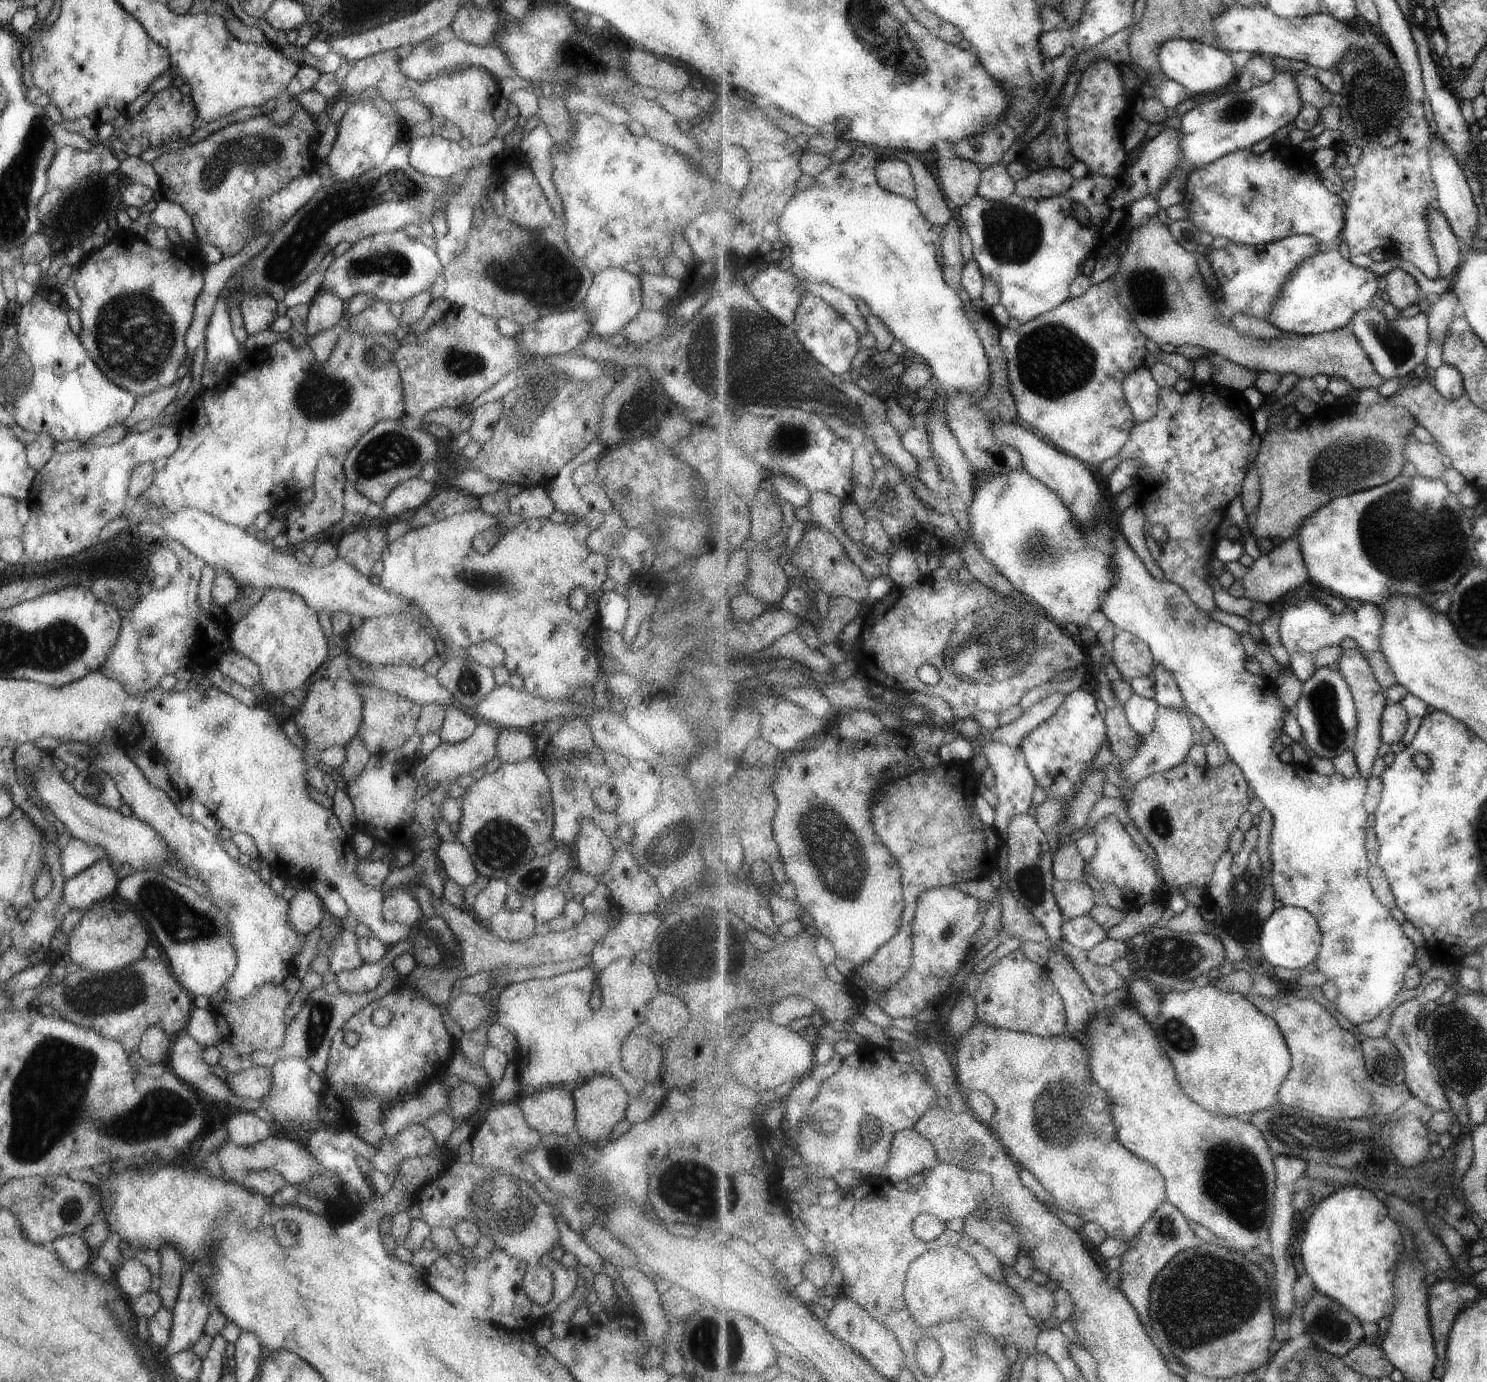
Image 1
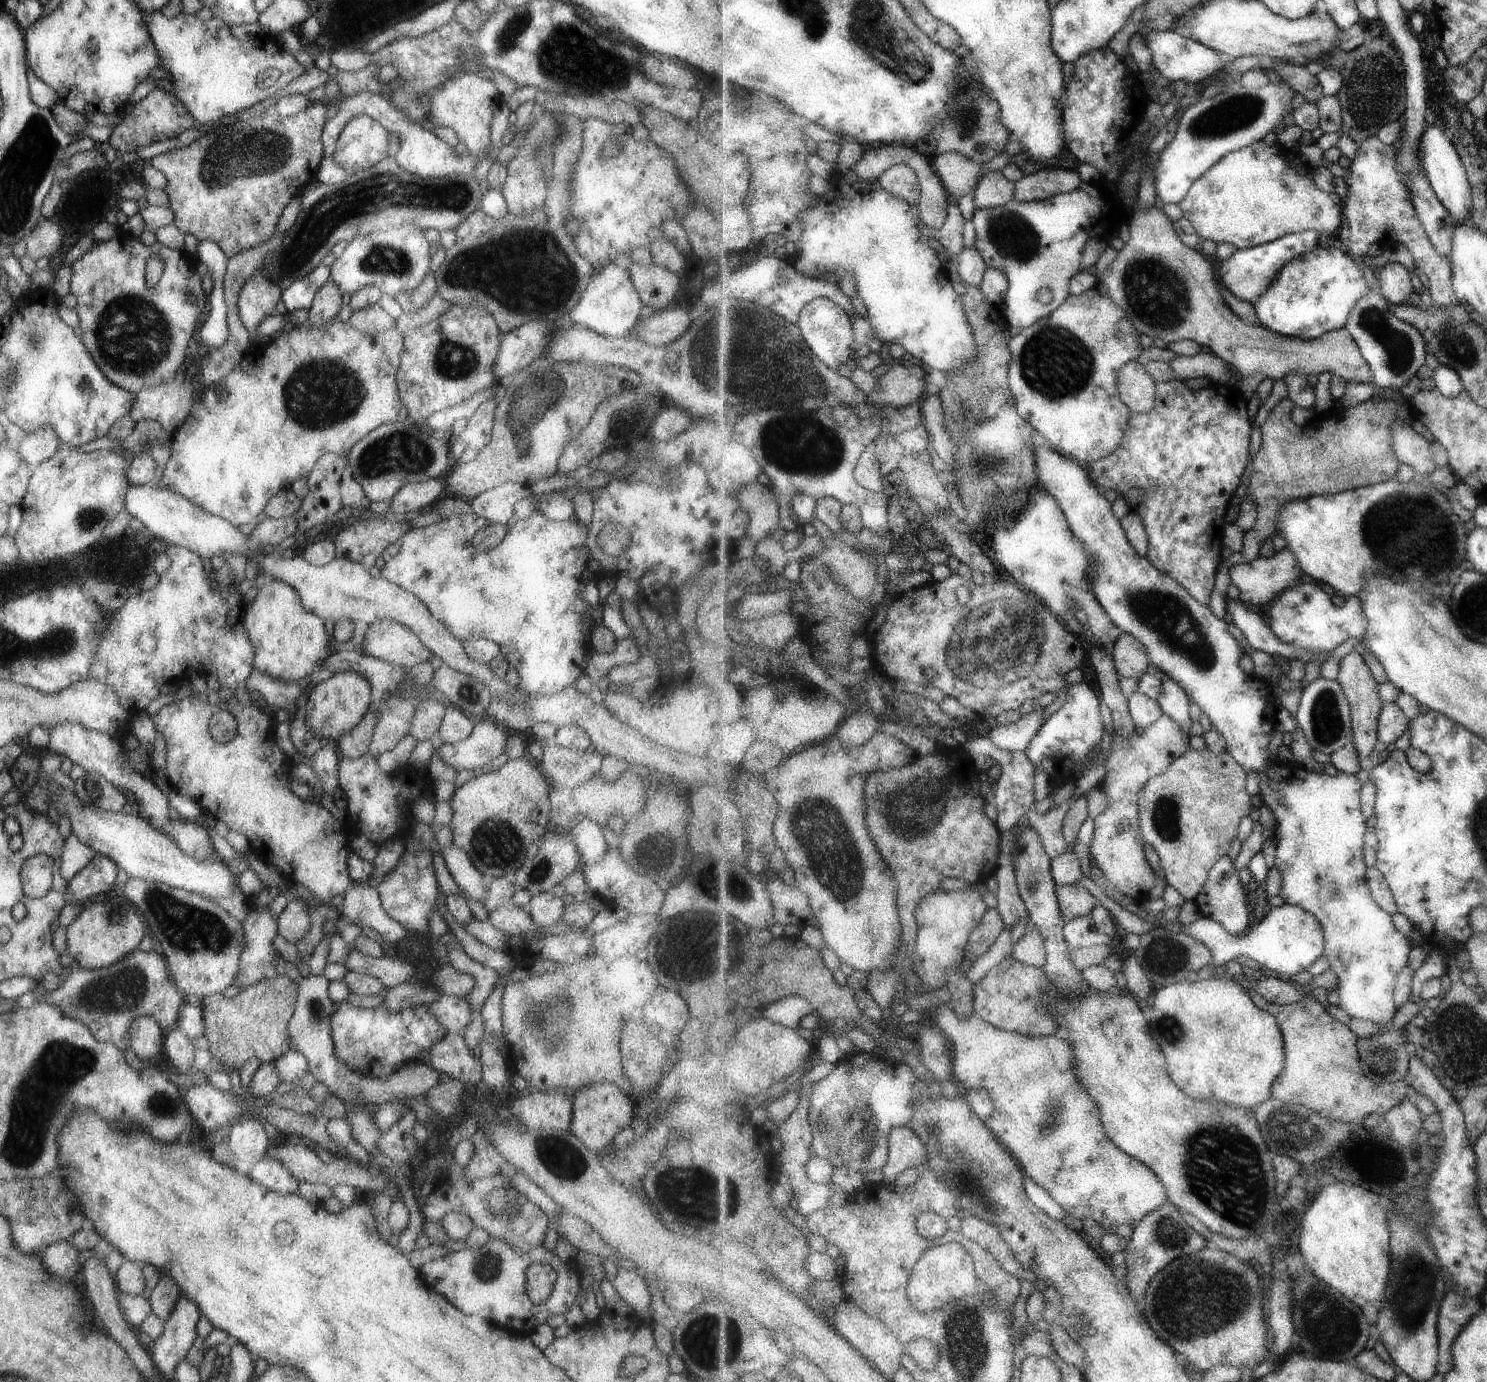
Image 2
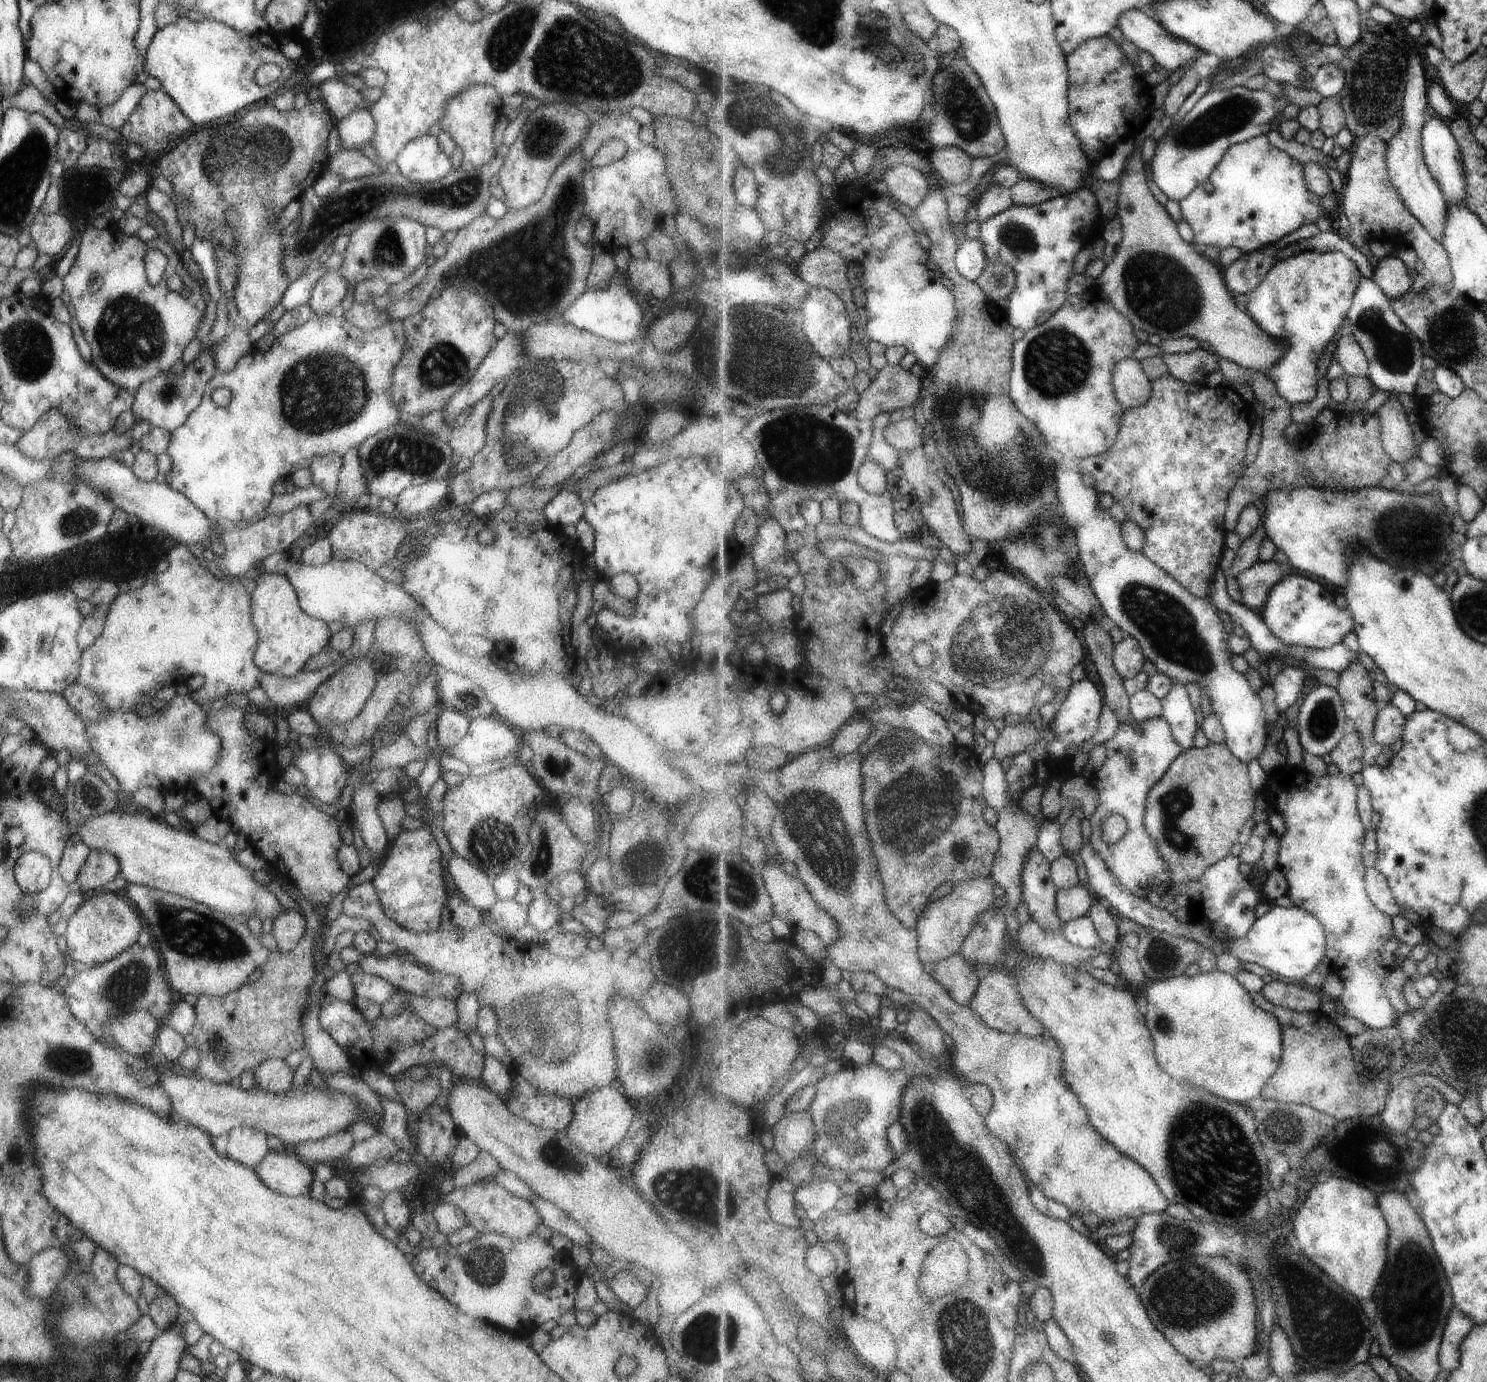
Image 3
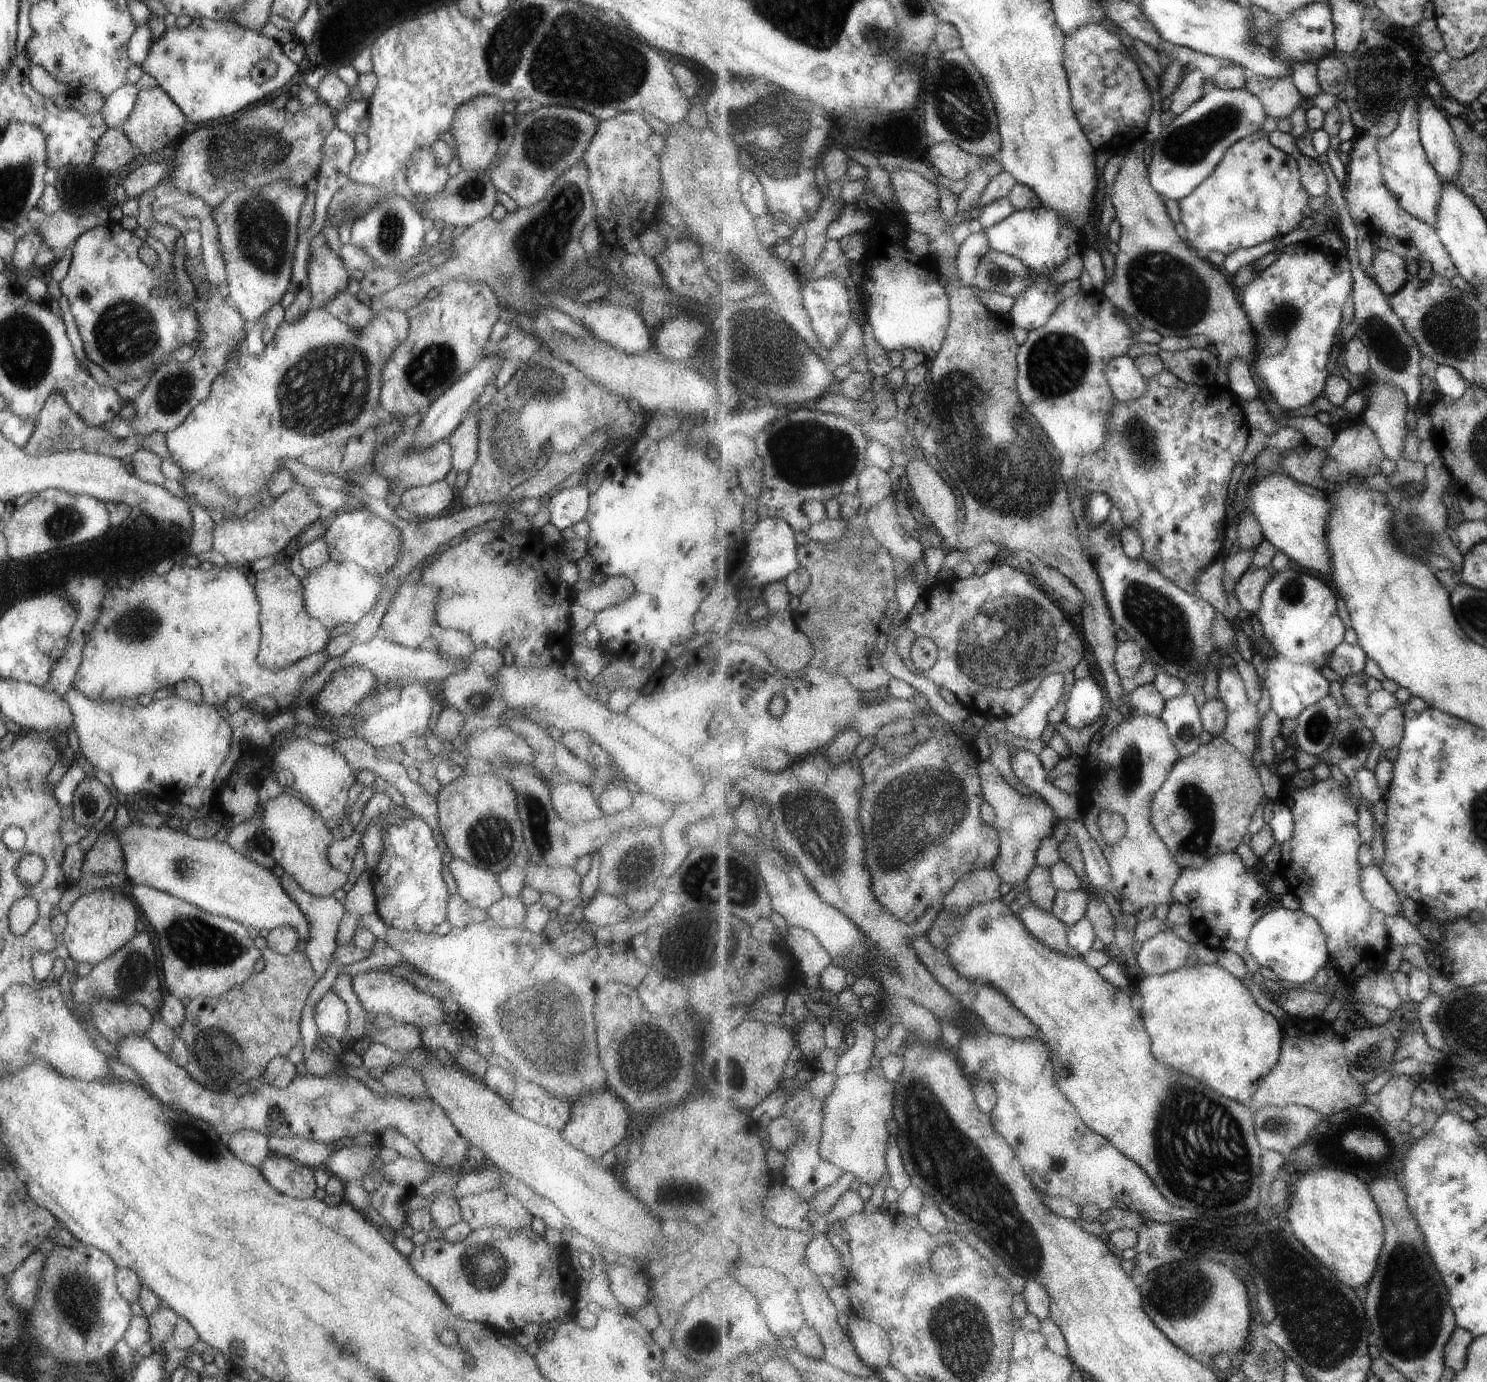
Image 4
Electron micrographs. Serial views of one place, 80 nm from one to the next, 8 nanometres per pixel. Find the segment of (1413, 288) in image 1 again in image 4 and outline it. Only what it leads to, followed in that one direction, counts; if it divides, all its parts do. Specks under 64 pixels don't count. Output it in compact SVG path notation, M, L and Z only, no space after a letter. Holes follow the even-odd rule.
M1374 251L1371 267L1368 270L1386 295L1401 291L1411 280L1405 260L1396 253Z

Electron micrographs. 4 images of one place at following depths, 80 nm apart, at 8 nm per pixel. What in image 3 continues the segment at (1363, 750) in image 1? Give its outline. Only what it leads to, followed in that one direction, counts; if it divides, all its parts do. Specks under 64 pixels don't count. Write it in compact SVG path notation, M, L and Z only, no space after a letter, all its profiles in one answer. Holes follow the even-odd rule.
M1359 660L1339 674L1337 686L1350 726L1360 734L1366 745L1373 741L1376 718L1381 709L1374 682L1370 670Z

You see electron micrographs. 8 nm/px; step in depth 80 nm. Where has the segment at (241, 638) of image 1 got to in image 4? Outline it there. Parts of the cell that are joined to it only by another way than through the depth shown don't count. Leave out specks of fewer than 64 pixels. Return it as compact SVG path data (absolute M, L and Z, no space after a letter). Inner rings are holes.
M280 558L273 566L254 573L252 586L258 604L258 627L260 641L255 662L264 669L277 670L289 667L304 656L318 653L331 639L328 630L303 610L300 580L291 573L287 562Z

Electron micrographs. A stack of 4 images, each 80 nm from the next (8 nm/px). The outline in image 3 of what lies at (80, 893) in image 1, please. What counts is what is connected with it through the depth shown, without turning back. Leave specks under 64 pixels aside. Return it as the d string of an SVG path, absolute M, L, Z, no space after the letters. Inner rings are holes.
M90 849L73 886L85 896L102 891L117 872L119 872L119 865L114 855Z

